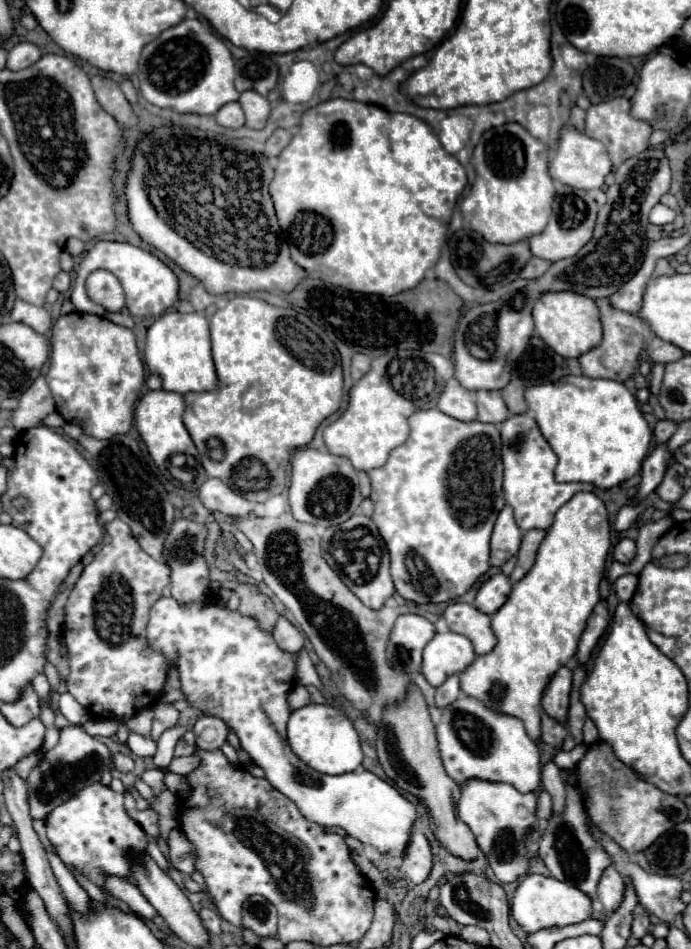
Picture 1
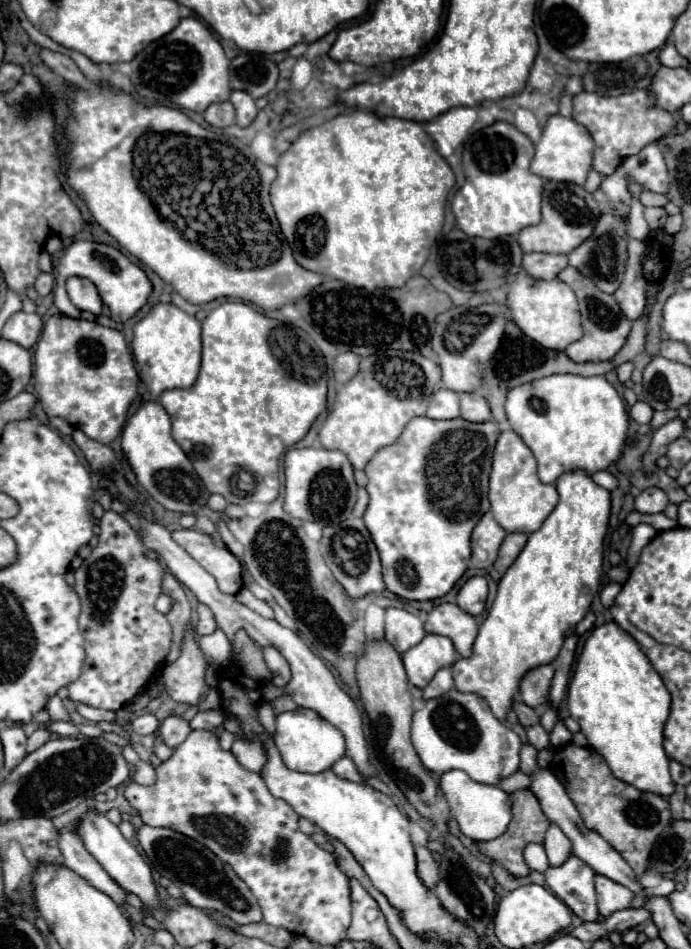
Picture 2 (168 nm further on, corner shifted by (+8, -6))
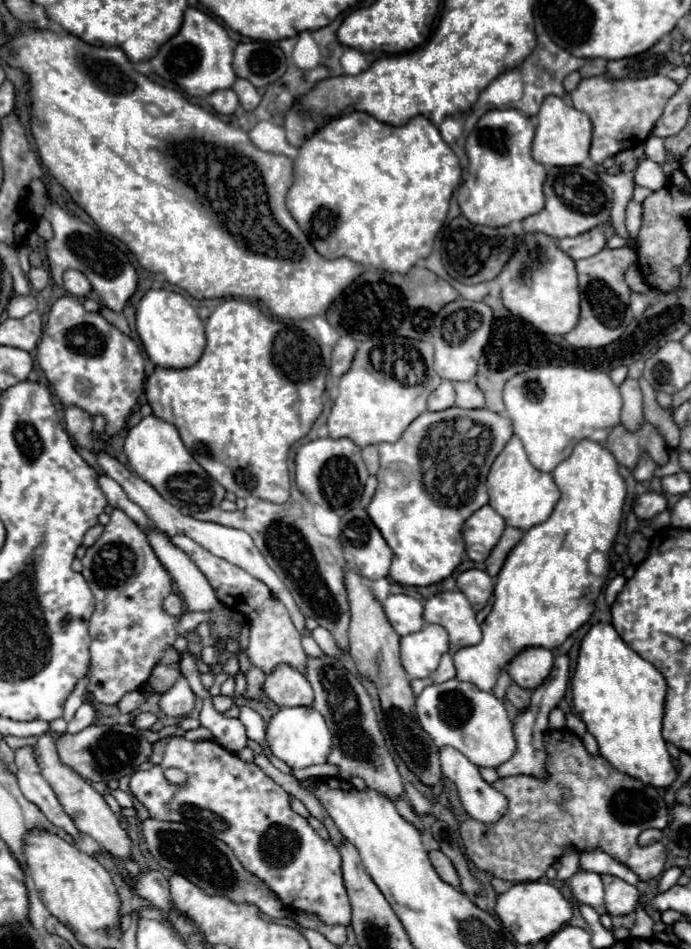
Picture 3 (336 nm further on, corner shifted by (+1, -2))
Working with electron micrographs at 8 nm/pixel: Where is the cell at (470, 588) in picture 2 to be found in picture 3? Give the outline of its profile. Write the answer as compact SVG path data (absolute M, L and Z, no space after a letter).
M471 568L457 576L457 588L467 596L473 610L481 610L493 594L493 578L485 570Z

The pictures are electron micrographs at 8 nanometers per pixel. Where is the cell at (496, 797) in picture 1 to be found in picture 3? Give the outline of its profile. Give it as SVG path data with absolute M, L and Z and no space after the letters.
M443 746L439 748L439 758L445 778L457 786L461 804L469 816L473 816L479 822L491 824L505 814L505 796L481 778L477 766L469 762L467 756L463 756L451 746Z

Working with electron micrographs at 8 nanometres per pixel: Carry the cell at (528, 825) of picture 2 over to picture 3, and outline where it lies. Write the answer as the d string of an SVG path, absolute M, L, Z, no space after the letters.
M547 730L543 736L545 750L547 750L547 780L535 778L535 776L511 776L511 778L501 778L495 780L491 786L499 790L509 806L507 812L503 814L501 820L493 824L483 824L475 822L467 812L463 810L459 802L459 794L453 784L449 784L449 800L451 808L455 810L455 818L459 822L459 832L467 850L469 860L475 864L475 868L485 870L497 878L511 880L511 882L529 882L529 880L539 880L545 876L547 868L555 864L567 848L573 848L577 852L591 852L591 850L603 850L613 860L625 864L631 868L639 880L649 882L655 876L659 876L665 868L665 852L661 848L651 850L651 848L641 848L637 844L637 836L647 830L647 828L665 828L669 822L669 810L667 804L661 796L661 792L649 784L643 784L637 778L631 778L619 770L615 770L603 756L591 756L581 738L573 734L571 730Z

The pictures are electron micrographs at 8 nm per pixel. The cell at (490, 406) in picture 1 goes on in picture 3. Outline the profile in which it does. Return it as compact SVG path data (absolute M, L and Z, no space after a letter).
M473 380L469 382L455 382L455 404L459 408L485 408L485 396L477 388Z

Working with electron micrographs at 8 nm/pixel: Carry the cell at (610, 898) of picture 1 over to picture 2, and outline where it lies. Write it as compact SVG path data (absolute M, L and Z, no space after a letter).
M600 874L596 876L596 894L598 894L598 912L604 918L610 916L612 912L626 910L634 898L634 894L628 888L624 888Z

